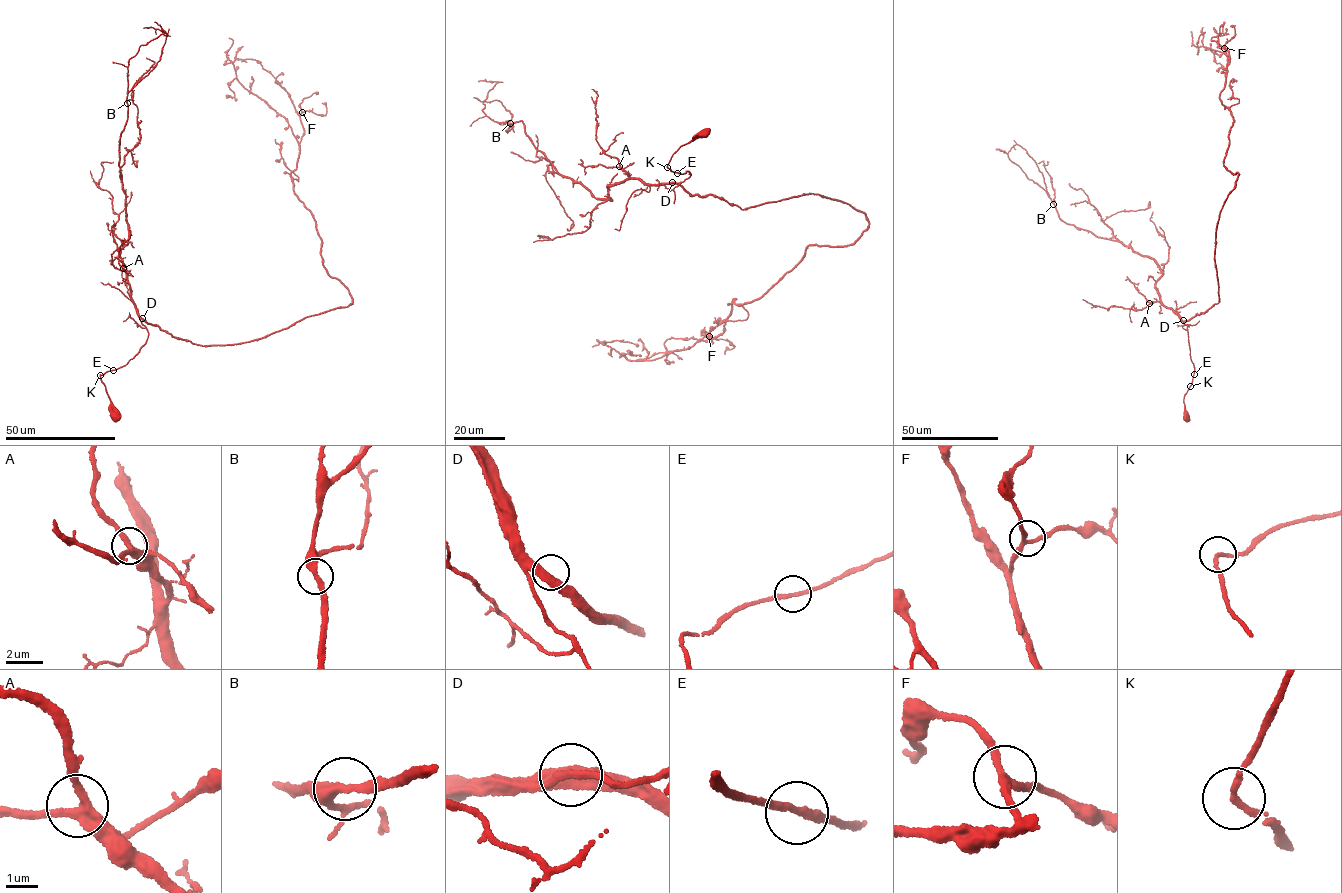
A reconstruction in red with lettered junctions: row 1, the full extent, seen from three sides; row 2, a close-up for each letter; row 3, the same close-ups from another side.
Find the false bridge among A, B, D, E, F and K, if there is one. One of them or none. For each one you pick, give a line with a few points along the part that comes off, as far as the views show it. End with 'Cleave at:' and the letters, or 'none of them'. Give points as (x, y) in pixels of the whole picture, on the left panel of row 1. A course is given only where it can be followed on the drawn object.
Cleave at: none of them

